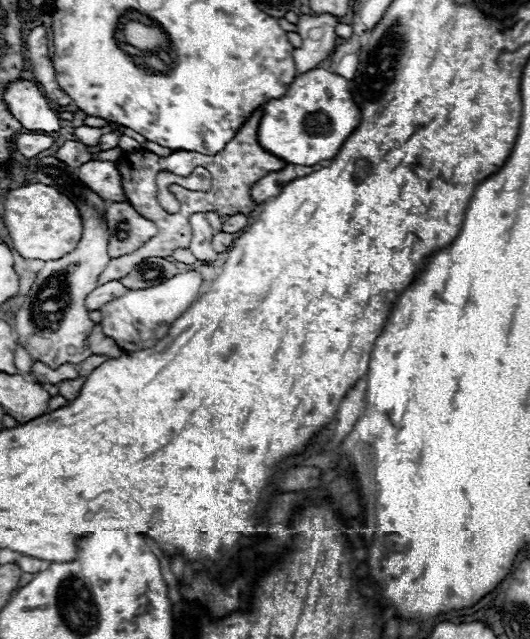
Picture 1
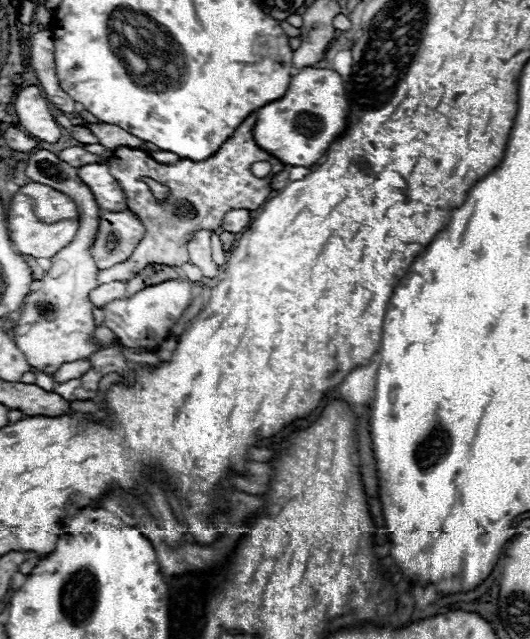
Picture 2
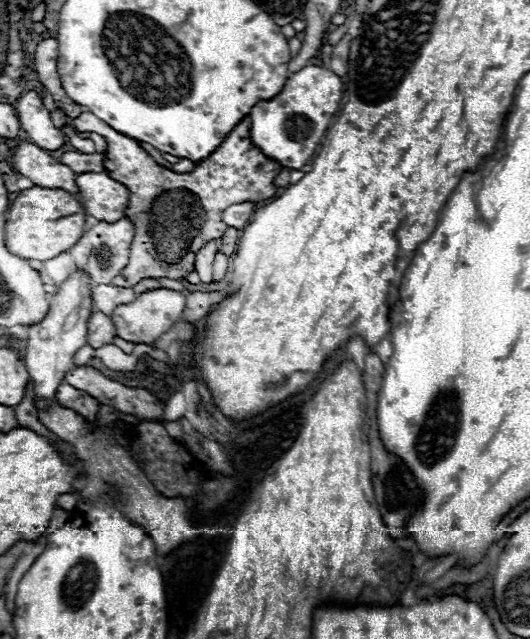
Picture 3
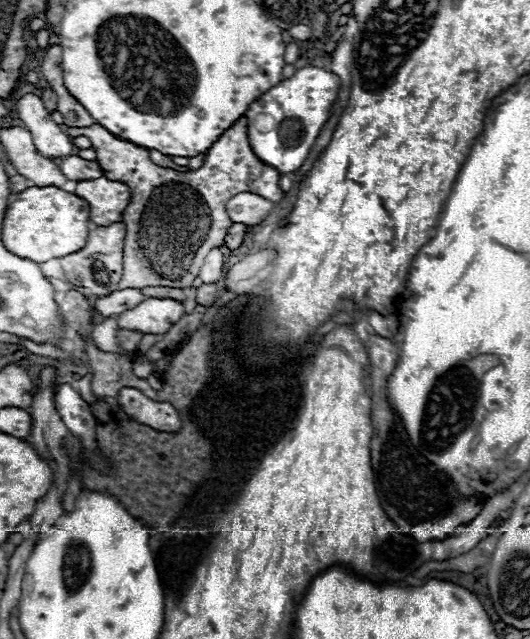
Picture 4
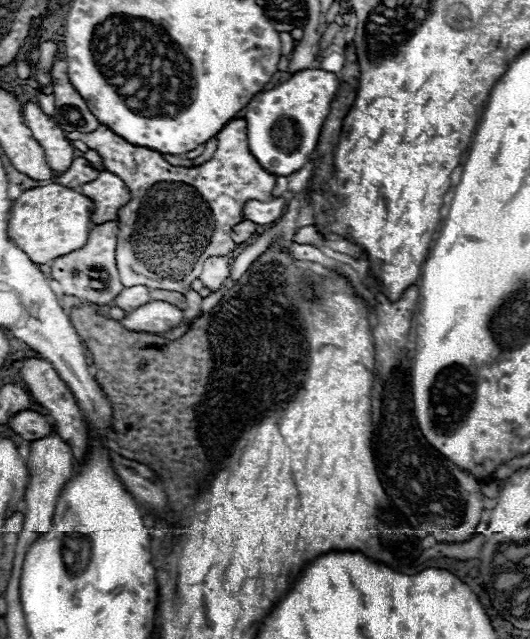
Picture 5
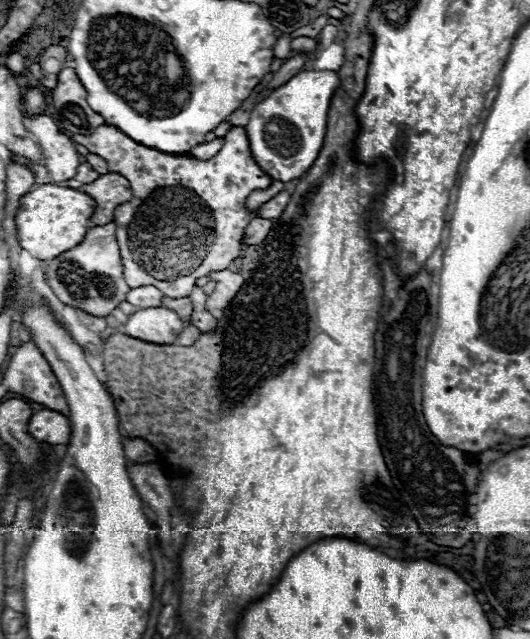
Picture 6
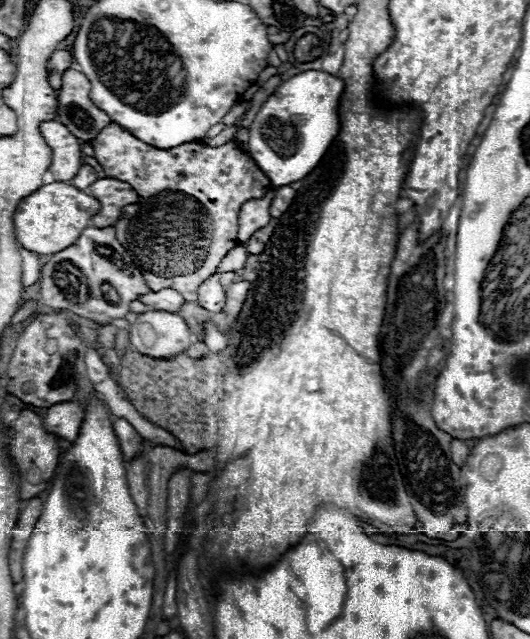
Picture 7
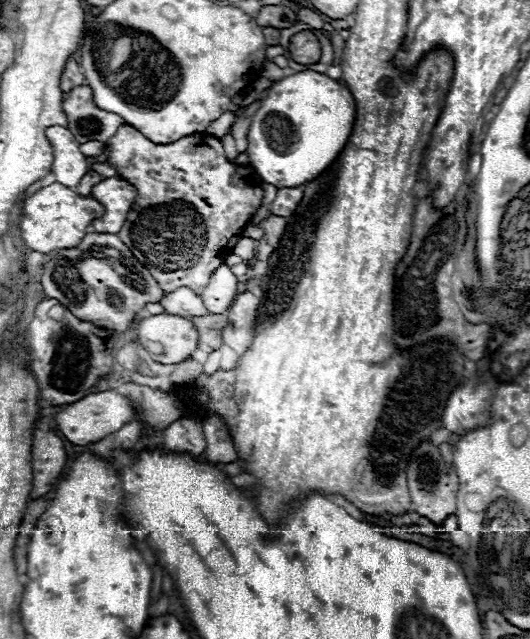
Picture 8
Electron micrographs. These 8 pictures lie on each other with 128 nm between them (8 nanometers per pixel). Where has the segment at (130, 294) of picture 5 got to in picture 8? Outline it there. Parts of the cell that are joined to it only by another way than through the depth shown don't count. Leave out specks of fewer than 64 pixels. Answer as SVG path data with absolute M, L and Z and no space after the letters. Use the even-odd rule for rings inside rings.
M178 288L178 290L170 292L160 304L166 308L166 312L174 312L174 314L186 316L186 318L208 314L208 308L204 306L202 298L198 294L194 294L190 288Z

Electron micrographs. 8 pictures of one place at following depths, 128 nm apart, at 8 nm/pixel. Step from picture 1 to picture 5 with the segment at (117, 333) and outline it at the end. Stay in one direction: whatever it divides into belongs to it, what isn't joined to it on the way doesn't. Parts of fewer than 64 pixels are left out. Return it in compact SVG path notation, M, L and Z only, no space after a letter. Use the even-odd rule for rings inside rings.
M154 300L150 304L144 304L136 308L132 314L126 314L120 324L124 328L130 328L132 332L148 332L148 334L162 334L178 324L182 324L184 316L182 310L168 302Z

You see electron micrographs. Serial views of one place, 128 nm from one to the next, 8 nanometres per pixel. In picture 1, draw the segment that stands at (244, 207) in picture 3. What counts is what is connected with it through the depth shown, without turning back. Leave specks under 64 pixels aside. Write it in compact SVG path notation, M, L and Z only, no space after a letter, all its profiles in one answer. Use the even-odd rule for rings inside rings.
M234 214L234 216L230 216L228 220L224 220L222 230L224 230L224 232L238 232L238 230L242 230L246 224L248 224L248 218L246 218L244 214Z

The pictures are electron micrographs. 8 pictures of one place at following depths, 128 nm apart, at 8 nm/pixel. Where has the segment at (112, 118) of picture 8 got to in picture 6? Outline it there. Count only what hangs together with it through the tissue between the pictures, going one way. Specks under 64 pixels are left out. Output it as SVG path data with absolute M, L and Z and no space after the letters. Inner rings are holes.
M70 66L62 68L58 74L58 86L52 90L52 104L52 118L66 132L88 136L94 128L104 124L104 118L88 106L86 90Z

